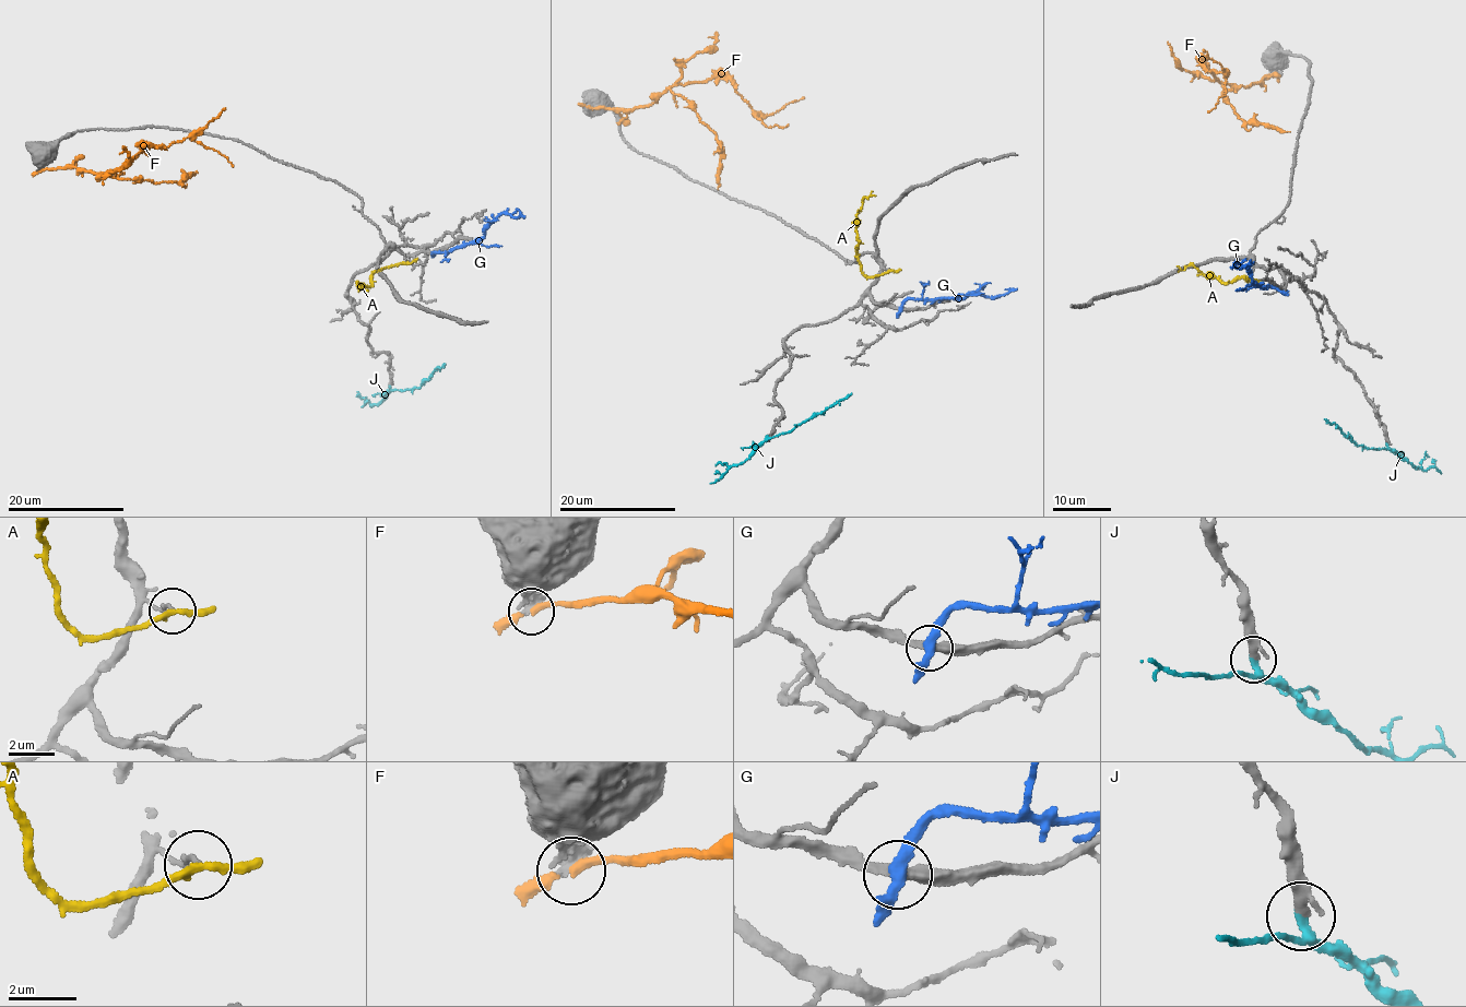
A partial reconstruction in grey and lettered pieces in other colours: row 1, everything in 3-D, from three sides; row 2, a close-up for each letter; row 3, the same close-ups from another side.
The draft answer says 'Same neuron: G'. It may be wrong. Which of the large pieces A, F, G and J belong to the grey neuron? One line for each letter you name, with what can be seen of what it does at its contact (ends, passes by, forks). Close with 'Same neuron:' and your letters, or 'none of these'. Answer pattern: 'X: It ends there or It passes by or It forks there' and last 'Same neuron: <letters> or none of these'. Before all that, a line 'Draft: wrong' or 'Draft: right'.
Draft: wrong
J: It passes by
Same neuron: J

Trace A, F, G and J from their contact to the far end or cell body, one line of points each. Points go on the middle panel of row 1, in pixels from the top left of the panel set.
A: (889, 271), (867, 276), (861, 271), (858, 259), (856, 216), (863, 200), (875, 196)
F: (588, 107), (634, 109), (651, 105), (674, 85), (717, 78), (729, 79), (736, 93), (769, 127), (788, 125)
G: (900, 310), (908, 299), (954, 299), (979, 293), (990, 297), (1006, 294), (1013, 288), (1005, 289)
J: (766, 437), (778, 436), (851, 393)

